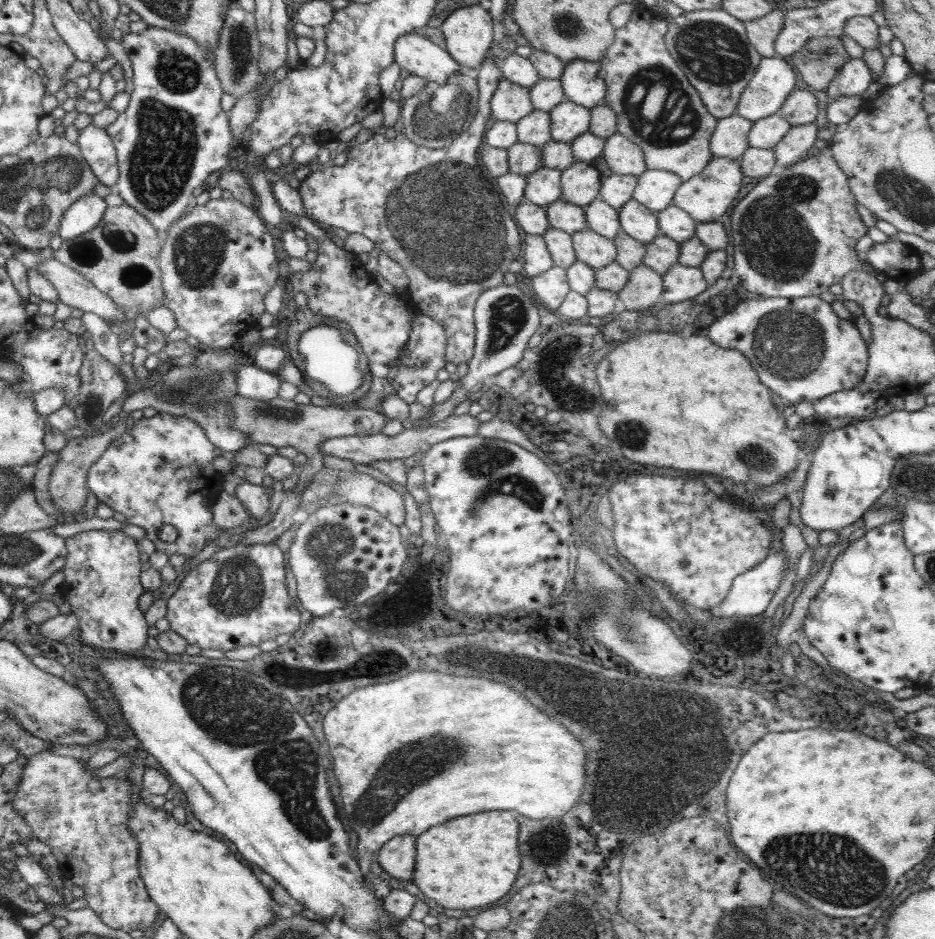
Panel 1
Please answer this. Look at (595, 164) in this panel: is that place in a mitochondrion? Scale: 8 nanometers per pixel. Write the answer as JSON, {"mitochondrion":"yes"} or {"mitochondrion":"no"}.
{"mitochondrion":"no"}

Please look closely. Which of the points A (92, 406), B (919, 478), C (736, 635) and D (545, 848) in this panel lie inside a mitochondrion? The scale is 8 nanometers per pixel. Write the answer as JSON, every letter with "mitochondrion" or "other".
{"A":"mitochondrion","B":"mitochondrion","C":"other","D":"mitochondrion"}

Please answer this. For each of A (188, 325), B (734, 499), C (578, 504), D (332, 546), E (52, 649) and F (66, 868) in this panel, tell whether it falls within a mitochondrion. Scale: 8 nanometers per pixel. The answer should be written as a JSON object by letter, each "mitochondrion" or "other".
{"A":"other","B":"other","C":"other","D":"mitochondrion","E":"other","F":"other"}

